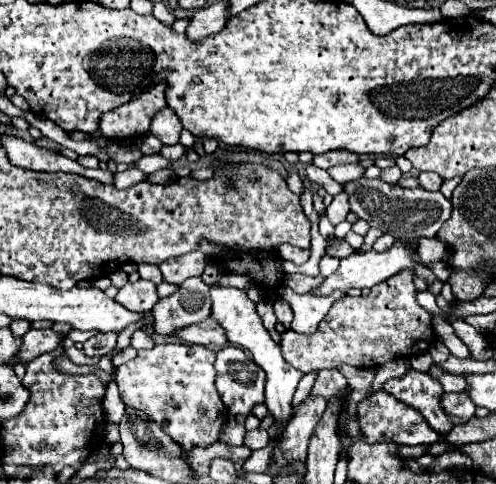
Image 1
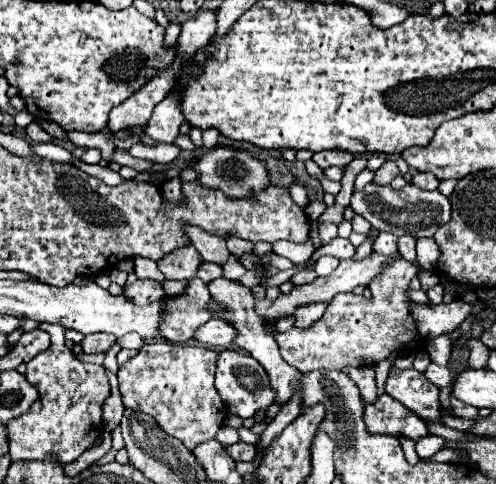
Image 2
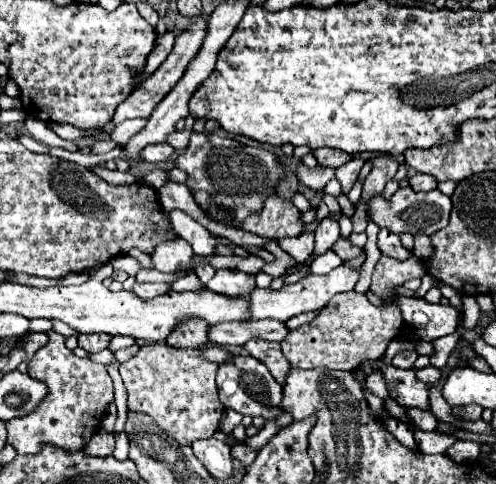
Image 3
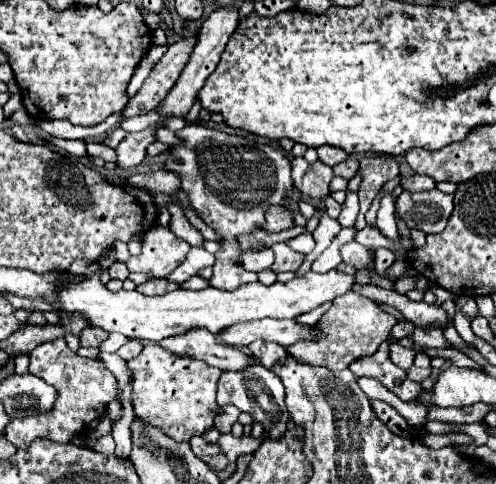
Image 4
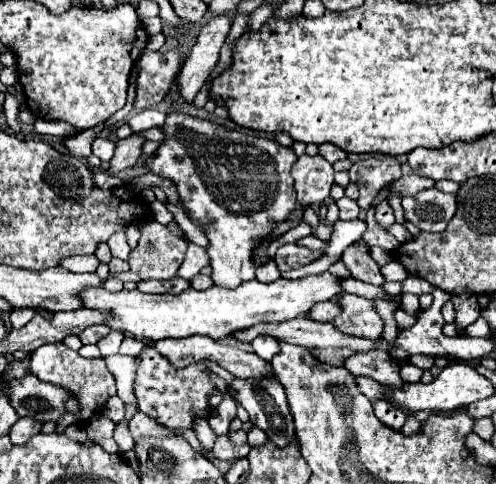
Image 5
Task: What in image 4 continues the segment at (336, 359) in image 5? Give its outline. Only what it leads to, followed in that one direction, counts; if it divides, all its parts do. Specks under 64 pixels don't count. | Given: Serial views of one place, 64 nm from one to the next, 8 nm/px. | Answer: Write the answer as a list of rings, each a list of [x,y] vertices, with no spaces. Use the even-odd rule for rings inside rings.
[[[350,290],[344,296],[336,296],[336,300],[332,300],[330,310],[324,312],[322,318],[314,324],[314,328],[320,328],[320,336],[314,336],[312,340],[300,340],[300,344],[290,344],[286,352],[290,356],[296,356],[300,364],[304,362],[310,366],[344,370],[358,358],[372,356],[378,350],[378,346],[390,338],[390,330],[396,322],[398,320],[392,314],[380,310],[376,302]]]

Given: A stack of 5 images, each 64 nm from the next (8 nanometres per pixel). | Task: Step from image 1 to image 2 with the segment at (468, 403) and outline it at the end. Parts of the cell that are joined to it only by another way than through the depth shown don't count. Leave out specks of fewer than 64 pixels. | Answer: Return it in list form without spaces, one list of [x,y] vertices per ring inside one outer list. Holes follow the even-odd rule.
[[[450,396],[450,410],[458,418],[468,418],[468,420],[476,420],[478,418],[478,408],[462,404],[460,400],[452,400],[452,396]]]

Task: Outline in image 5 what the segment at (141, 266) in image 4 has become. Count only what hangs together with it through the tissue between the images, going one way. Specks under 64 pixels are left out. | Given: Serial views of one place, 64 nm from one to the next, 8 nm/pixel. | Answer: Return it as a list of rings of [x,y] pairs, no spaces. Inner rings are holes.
[[[156,220],[142,226],[142,238],[138,248],[130,252],[130,270],[136,272],[142,280],[168,280],[178,272],[188,242],[182,236],[172,234],[166,226]]]

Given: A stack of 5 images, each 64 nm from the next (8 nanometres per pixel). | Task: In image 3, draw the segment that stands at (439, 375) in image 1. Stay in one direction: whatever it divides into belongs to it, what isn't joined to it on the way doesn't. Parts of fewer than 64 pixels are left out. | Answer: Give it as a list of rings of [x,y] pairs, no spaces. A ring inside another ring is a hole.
[[[426,366],[422,370],[416,370],[416,374],[426,384],[436,384],[436,382],[442,380],[442,370],[440,368],[434,368],[434,366]]]

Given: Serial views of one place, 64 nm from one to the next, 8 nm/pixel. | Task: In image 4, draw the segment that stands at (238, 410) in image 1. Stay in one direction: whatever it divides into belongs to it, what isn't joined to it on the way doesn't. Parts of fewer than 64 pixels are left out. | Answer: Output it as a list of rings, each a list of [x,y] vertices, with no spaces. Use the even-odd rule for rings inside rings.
[[[260,362],[252,364],[252,368],[244,368],[244,372],[222,372],[218,380],[218,404],[234,404],[240,412],[248,412],[256,422],[268,428],[272,438],[280,438],[288,430],[290,416],[284,404],[284,386],[280,378]]]

